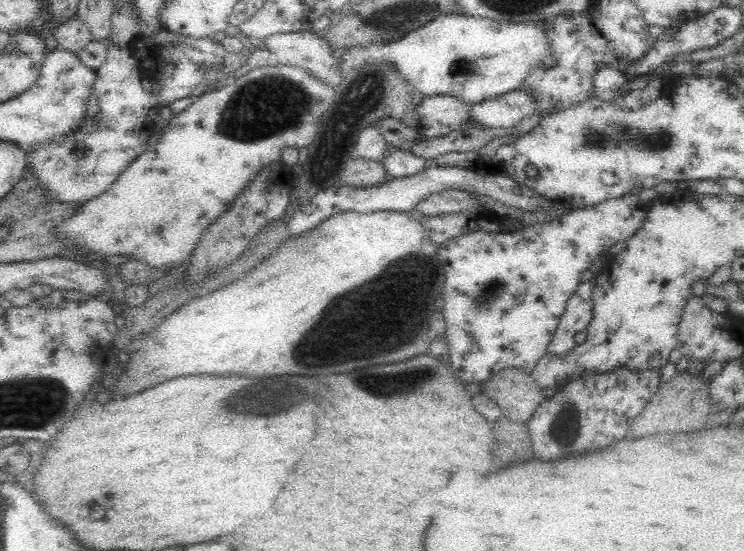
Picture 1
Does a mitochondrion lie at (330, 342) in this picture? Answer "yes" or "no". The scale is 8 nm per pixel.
yes

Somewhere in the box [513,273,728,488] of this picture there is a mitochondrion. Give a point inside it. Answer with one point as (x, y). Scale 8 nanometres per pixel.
(567, 428)

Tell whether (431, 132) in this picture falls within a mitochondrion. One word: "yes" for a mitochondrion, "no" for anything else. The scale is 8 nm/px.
no

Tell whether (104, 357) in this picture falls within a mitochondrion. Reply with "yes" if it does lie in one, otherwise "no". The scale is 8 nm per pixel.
no

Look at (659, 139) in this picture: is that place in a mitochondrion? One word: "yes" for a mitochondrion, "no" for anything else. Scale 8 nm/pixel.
yes

